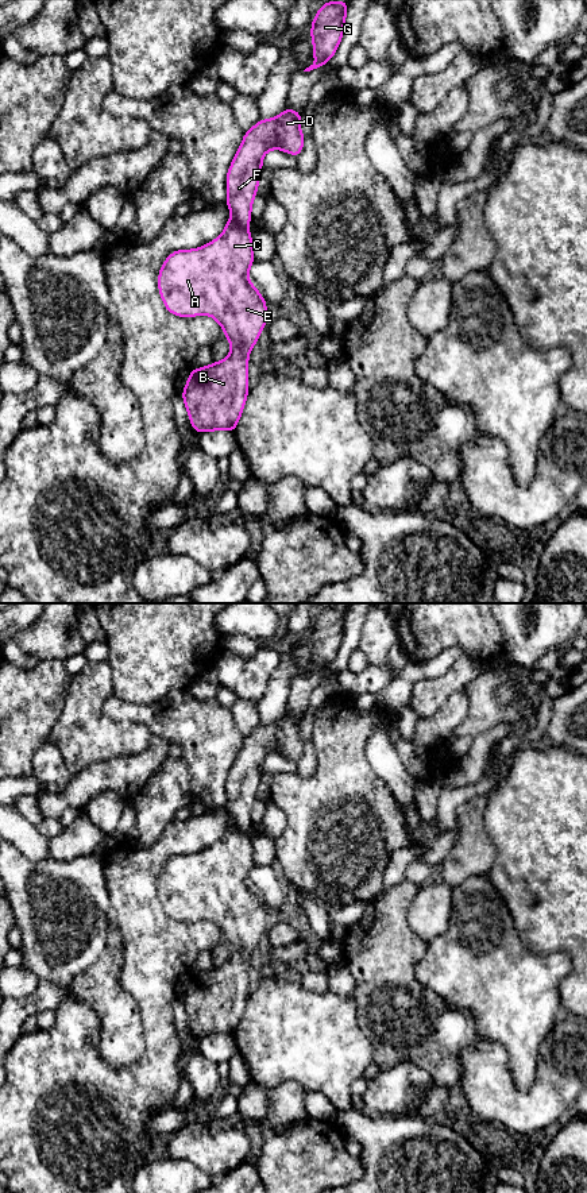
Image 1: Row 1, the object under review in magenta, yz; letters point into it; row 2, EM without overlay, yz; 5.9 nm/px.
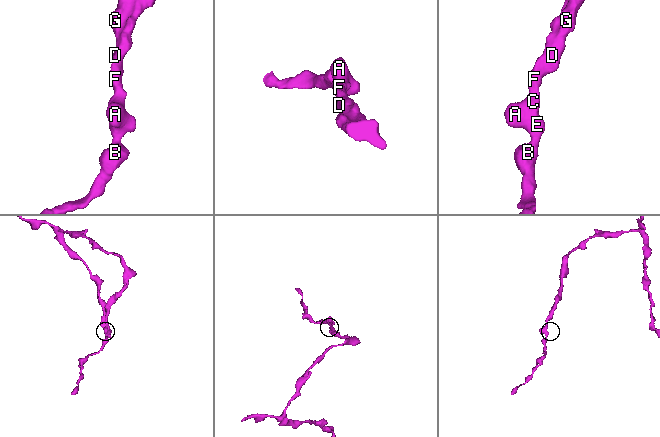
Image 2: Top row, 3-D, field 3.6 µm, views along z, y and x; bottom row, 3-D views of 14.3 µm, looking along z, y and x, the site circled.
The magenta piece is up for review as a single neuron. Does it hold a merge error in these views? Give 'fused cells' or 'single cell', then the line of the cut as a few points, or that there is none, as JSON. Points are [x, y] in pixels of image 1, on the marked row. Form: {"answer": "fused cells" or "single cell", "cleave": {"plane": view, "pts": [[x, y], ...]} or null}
{"answer": "single cell", "cleave": null}

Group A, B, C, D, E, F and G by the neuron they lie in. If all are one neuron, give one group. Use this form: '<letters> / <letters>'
A B C D E F G

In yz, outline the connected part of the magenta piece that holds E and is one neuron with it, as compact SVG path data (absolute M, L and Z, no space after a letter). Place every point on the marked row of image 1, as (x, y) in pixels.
M289 107L277 117L259 120L244 134L231 167L227 173L227 205L232 212L224 232L213 242L196 250L171 252L163 262L158 275L158 287L166 309L174 316L212 316L221 325L225 339L232 344L229 355L212 366L190 370L182 398L189 420L196 432L233 431L243 413L248 395L248 355L255 345L267 320L262 294L248 279L254 263L252 236L247 229L251 217L251 204L258 194L256 188L262 174L263 155L274 148L298 155L305 136L300 130L302 113Z

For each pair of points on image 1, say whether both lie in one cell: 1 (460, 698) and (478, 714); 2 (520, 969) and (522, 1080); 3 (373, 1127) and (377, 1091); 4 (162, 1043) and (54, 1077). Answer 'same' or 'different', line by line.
1: different
2: same
3: different
4: same

